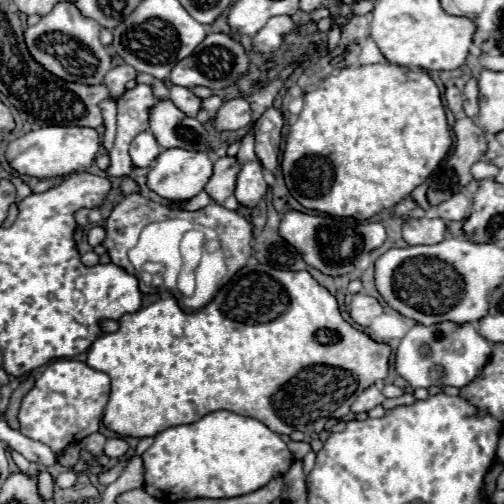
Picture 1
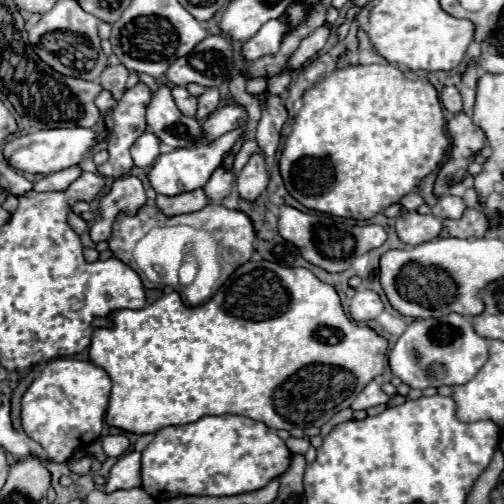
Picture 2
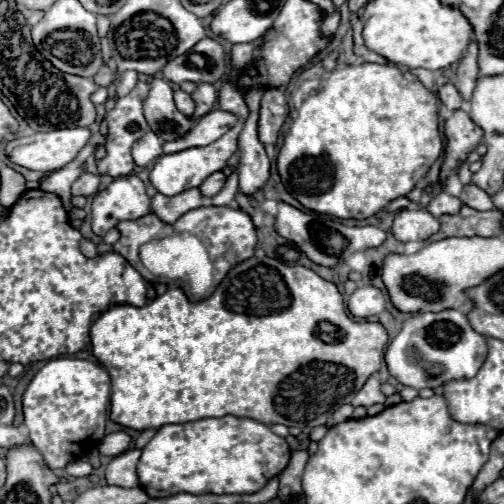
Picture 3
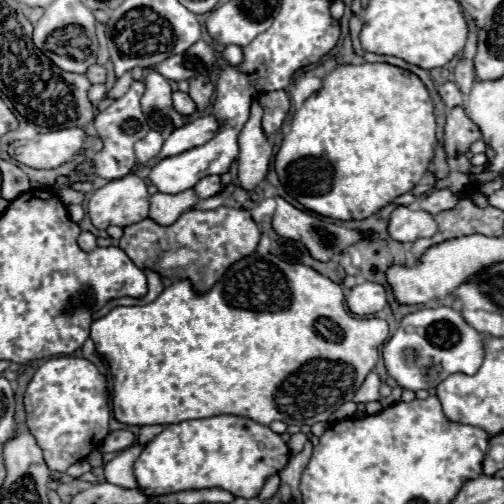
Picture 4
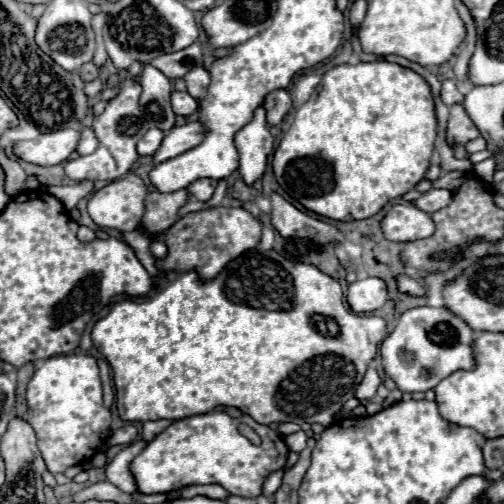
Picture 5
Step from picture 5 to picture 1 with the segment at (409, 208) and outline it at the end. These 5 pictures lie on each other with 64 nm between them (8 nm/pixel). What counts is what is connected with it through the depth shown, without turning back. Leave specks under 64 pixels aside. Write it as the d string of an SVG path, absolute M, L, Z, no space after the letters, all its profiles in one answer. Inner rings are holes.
M420 218L420 220L408 220L402 228L404 240L410 246L416 244L438 244L448 234L448 224L440 218Z

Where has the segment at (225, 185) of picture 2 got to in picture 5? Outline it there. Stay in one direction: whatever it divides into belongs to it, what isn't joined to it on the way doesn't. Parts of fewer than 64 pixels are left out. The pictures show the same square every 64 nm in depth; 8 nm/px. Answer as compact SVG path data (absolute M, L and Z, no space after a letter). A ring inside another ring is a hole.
M202 178L202 180L196 180L194 184L188 186L188 192L198 198L198 200L210 200L212 194L214 194L214 188L216 188L216 180L212 178Z

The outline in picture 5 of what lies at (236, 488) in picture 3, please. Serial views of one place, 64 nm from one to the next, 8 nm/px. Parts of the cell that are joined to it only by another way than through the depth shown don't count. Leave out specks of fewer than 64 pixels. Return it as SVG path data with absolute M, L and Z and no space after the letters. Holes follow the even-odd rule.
M214 410L172 422L132 460L130 470L142 494L174 492L192 484L220 484L230 494L256 498L262 494L266 476L284 468L286 460L288 448L282 436L270 426L258 424L250 416L232 418L222 410ZM240 424L248 424L260 436L260 444L252 444L242 436L238 430Z

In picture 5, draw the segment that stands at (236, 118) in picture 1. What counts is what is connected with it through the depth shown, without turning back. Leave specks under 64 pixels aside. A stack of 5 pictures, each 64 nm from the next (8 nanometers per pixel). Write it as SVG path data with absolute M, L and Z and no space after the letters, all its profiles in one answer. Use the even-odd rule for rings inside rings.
M188 122L184 126L174 126L162 140L158 152L154 154L154 164L160 164L164 160L170 160L194 146L198 146L204 140L204 124L202 122Z

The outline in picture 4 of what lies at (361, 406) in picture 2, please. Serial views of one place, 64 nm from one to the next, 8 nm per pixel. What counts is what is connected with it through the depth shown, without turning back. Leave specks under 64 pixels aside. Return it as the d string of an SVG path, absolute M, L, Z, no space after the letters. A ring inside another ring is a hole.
M370 372L368 378L366 378L364 384L358 388L358 392L356 392L356 396L354 396L352 400L354 400L356 404L368 404L368 402L374 402L374 400L382 400L378 388L380 388L380 378L378 378L376 372Z

